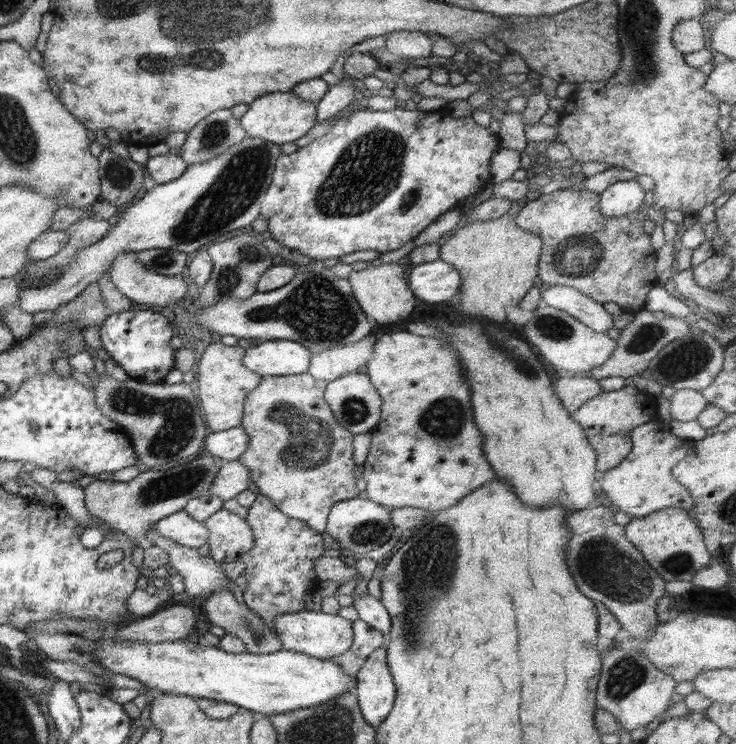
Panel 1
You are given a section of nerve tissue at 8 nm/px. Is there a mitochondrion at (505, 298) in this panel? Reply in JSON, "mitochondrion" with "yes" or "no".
{"mitochondrion":"no"}

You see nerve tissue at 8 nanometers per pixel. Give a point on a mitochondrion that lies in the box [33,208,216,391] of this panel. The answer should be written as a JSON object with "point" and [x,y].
{"point":[162,260]}

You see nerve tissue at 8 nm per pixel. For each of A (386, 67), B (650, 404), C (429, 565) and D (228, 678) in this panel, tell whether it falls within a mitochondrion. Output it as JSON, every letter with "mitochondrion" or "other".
{"A":"other","B":"other","C":"mitochondrion","D":"other"}

